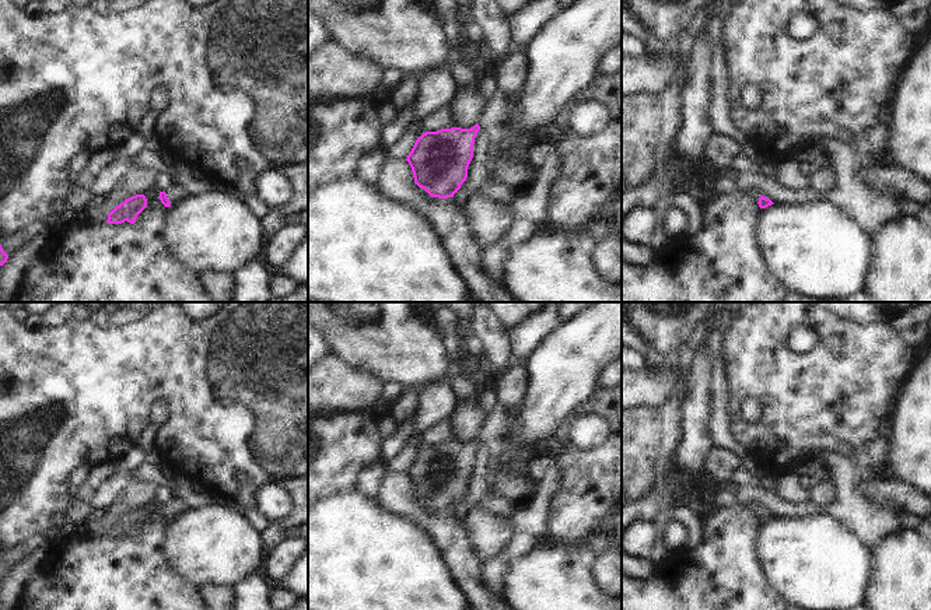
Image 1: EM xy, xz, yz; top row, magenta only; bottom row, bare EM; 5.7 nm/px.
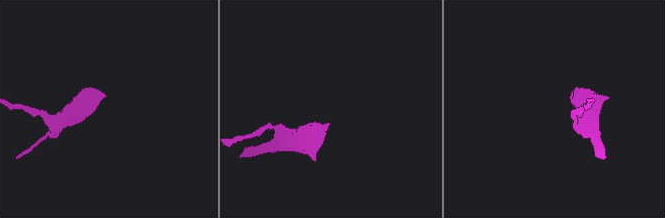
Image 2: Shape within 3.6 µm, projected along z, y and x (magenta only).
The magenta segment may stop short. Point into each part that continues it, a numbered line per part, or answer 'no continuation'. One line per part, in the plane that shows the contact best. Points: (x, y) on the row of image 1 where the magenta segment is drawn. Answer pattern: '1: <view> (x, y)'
1: yz (752, 193)

